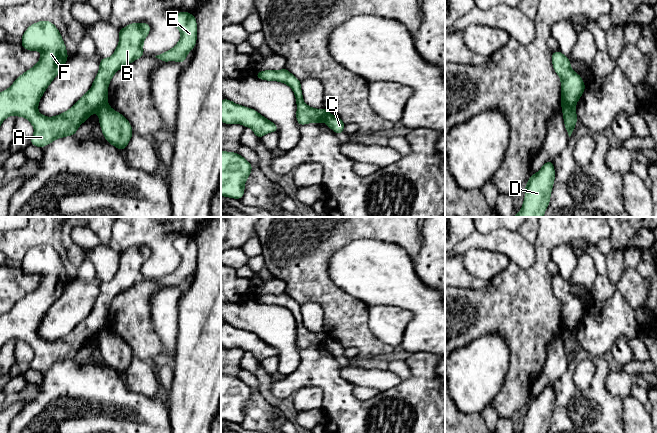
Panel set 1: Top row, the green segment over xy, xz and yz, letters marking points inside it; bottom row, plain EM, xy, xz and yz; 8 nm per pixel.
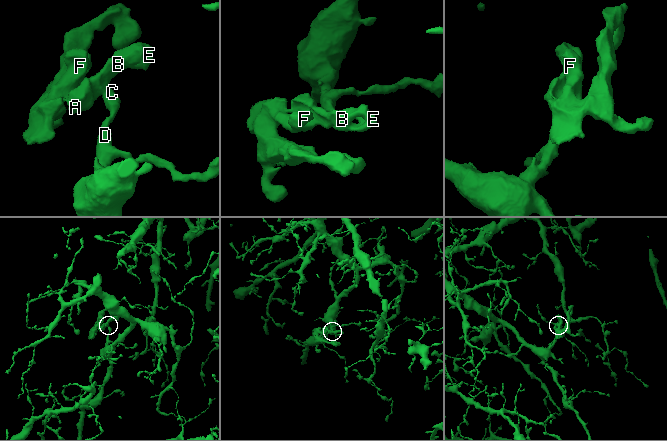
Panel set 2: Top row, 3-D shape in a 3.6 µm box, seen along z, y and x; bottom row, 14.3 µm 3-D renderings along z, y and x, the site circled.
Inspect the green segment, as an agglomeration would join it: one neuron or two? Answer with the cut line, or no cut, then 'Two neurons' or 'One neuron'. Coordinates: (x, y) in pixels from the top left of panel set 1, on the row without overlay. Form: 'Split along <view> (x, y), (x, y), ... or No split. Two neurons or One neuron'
Split along yz (575, 327), (562, 332). Two neurons

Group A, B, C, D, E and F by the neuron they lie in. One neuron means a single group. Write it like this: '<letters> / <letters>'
A B E F / C D

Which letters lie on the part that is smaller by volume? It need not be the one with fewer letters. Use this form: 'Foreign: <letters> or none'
Foreign: A, B, E, F

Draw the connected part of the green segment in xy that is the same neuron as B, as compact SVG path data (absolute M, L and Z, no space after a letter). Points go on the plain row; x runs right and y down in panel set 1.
M43 244L30 249L21 260L21 269L26 274L40 275L42 279L35 290L20 299L8 313L0 316L0 349L11 339L26 342L35 354L30 367L40 372L56 363L75 359L79 350L107 327L108 310L114 298L144 279L143 268L149 257L150 248L144 246L131 247L120 253L118 270L110 282L101 282L99 295L90 314L66 336L46 341L38 336L39 325L53 303L62 295L69 281L61 257L53 247Z

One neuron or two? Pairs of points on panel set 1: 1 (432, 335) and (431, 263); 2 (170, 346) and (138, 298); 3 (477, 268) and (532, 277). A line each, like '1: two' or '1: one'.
1: two
2: two
3: two

